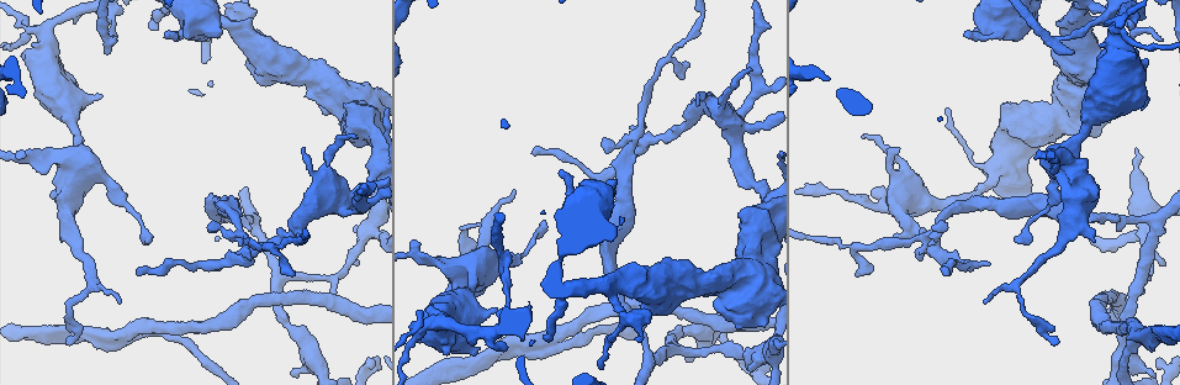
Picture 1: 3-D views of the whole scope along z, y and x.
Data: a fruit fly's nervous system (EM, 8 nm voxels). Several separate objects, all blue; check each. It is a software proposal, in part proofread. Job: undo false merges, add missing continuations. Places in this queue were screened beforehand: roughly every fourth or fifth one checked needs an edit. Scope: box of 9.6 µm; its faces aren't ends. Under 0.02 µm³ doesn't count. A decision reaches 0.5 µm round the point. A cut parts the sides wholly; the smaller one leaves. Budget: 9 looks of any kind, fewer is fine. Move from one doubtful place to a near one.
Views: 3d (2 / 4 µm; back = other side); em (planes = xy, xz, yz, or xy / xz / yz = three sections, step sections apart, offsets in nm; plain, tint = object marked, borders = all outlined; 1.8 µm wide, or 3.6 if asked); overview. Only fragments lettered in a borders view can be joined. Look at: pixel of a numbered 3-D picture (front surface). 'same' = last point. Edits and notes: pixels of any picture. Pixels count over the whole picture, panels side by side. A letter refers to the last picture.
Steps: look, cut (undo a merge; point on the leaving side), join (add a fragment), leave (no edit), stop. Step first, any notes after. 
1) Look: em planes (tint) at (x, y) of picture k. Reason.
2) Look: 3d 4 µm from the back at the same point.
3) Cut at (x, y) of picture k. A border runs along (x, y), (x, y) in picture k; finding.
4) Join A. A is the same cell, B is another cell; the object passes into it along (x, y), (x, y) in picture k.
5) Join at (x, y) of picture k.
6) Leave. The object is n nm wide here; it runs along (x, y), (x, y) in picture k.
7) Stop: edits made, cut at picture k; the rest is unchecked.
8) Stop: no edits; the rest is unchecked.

Look: 3d 2 µm at (1146, 229) of picture 1. Four or more arms meet.

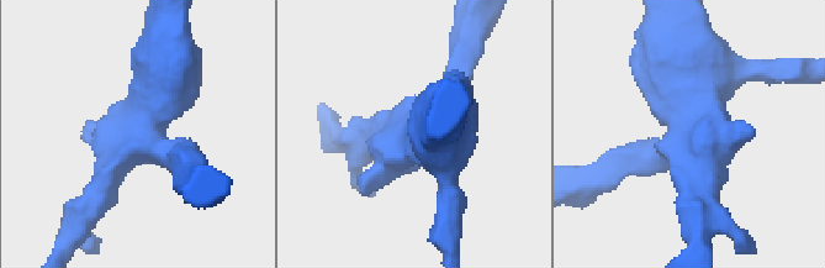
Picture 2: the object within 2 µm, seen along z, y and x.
Look: em xz step 8 (tint) at (695, 128) of picture 2.

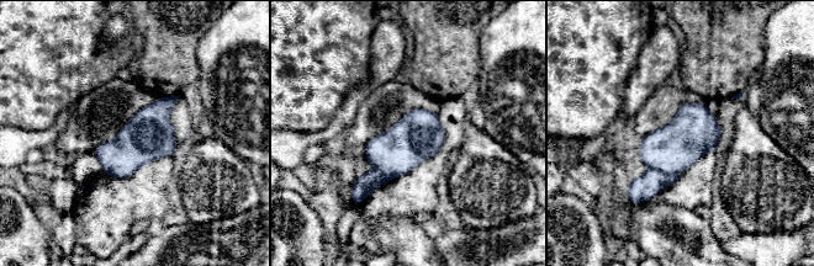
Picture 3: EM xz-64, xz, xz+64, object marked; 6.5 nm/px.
Look: em planes (borders) at the same point. Cut it another way.

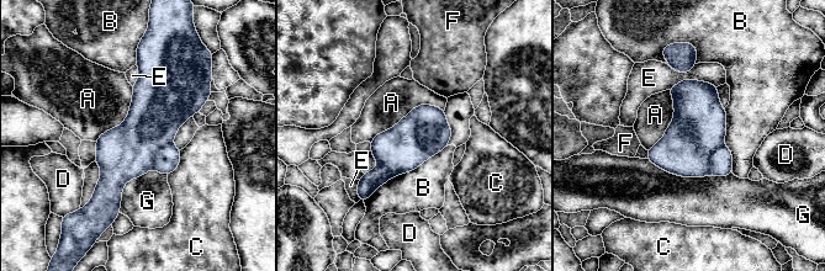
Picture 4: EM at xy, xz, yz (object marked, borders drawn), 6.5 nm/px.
Cut at (127, 152) of picture 4. The object is 320 nm wide here; A, B, C, D, E, F and G are other cells; a border runs along (170, 143), (155, 153), (152, 168) in picture 4; two neurons meet here.

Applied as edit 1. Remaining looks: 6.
Look: em xz step 4 (tint) at (558, 332) of picture 1. Side arm on a straight run.

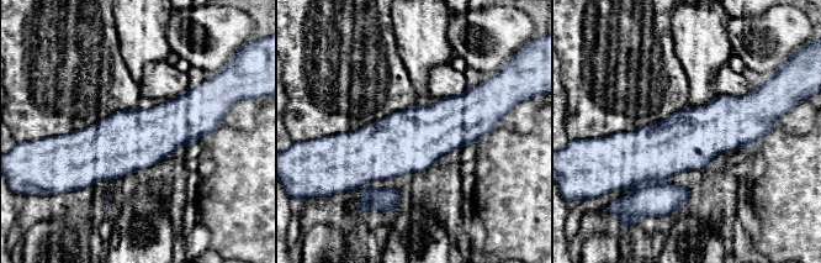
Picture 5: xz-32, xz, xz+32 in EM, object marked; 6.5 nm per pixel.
Look: em yz step 16 (tint) at the same point.

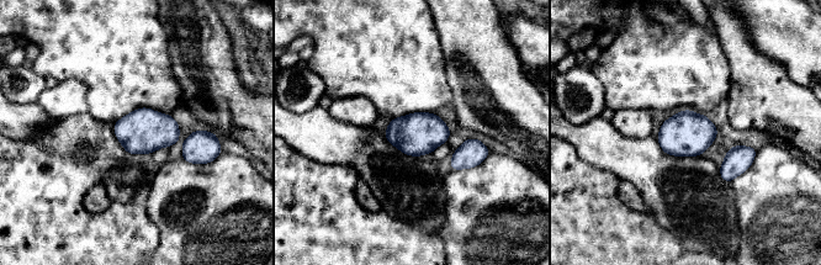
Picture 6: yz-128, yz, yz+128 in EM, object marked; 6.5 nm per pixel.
Look: em yz step 16 (borders) at the same point. What lies round it.

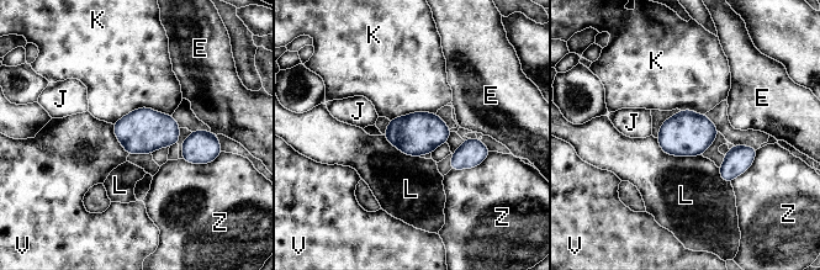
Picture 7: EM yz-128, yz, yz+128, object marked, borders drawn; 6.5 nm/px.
Leave. E, J, K, L, V and Z are other cells; a border runs along (172, 115), (138, 107), (114, 125) in picture 7; all the same neuron.

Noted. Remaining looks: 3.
Look: em 3.6 µm planes (tint) at (738, 126) of picture 1.

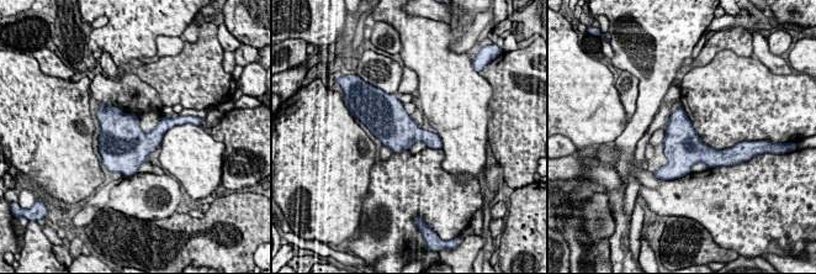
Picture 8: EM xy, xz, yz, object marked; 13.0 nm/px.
Look: em 3.6 µm planes (borders) at the same point.

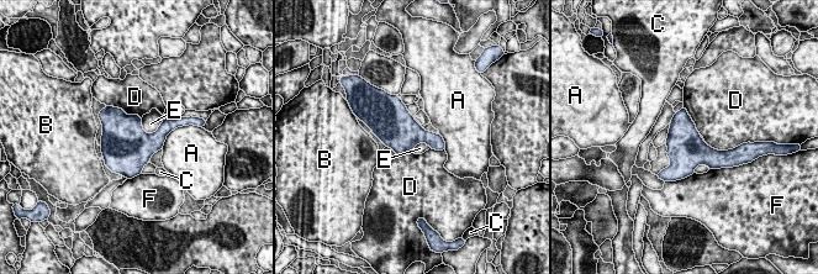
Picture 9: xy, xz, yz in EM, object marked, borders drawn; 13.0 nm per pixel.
Leave. A, B, C, D, E and F are other cells; a border runs along (164, 117), (153, 132), (142, 130) in picture 9; one neuron here.

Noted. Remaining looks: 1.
Look: em 3.6 µm planes (borders) at (613, 181) of picture 1. Thick end.

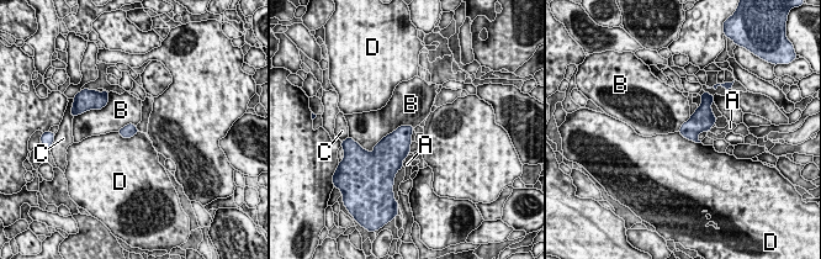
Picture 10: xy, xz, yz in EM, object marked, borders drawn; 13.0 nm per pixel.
Leave. A, B, C and D are other cells; a border runs along (414, 127), (398, 126), (371, 153) in picture 10; no lettered fragment goes on from it.

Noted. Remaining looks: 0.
Stop: edits made, cut at picture 4; the rest is unchecked.

